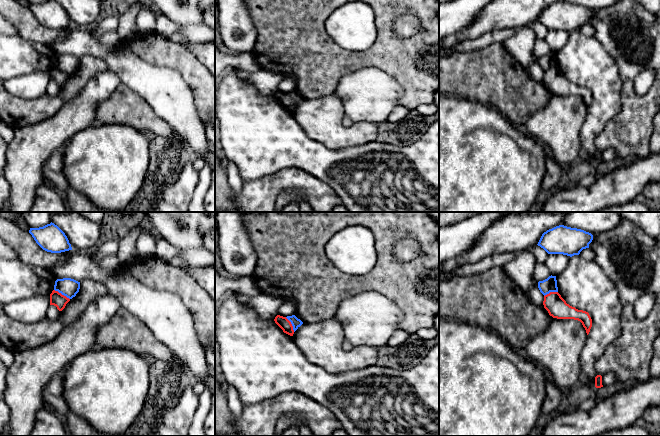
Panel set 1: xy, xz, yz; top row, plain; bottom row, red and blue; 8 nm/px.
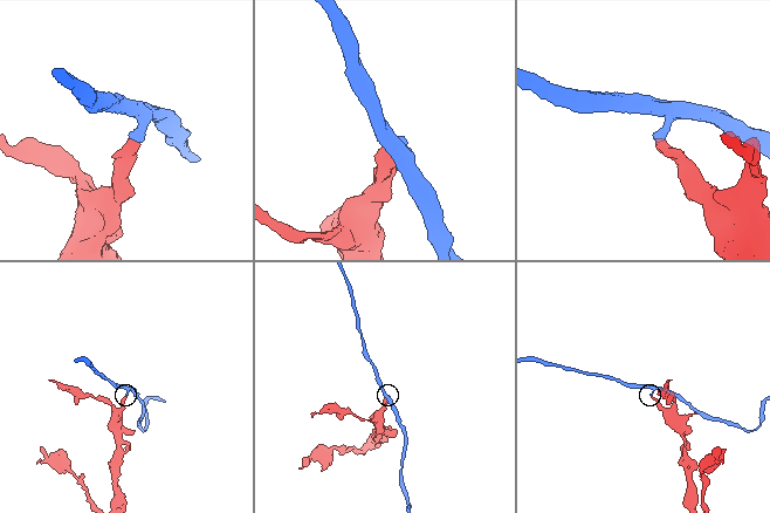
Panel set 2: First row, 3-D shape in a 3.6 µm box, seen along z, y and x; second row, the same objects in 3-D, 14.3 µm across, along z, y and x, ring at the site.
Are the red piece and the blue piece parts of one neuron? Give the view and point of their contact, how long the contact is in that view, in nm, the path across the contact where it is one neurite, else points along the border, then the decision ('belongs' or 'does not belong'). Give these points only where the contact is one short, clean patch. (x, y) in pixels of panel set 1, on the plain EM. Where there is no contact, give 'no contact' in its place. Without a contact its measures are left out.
contact xy (61, 70); length 150 nm; border xy (54, 65), (69, 75); does not belong

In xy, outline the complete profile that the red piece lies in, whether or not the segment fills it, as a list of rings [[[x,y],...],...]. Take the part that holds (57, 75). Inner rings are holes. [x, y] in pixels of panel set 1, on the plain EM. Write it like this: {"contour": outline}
{"contour": [[[53,66],[50,70],[50,81],[56,82],[59,87],[62,87],[69,77],[69,74],[62,71],[58,67]]]}

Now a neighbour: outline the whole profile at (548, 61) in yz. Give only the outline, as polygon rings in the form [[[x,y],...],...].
[[[551,51],[543,57],[539,57],[538,64],[544,72],[550,68],[558,68],[556,52]]]

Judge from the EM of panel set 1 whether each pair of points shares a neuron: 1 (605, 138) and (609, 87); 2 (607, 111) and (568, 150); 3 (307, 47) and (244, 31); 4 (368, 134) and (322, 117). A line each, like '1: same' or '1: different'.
1: different
2: different
3: different
4: same

